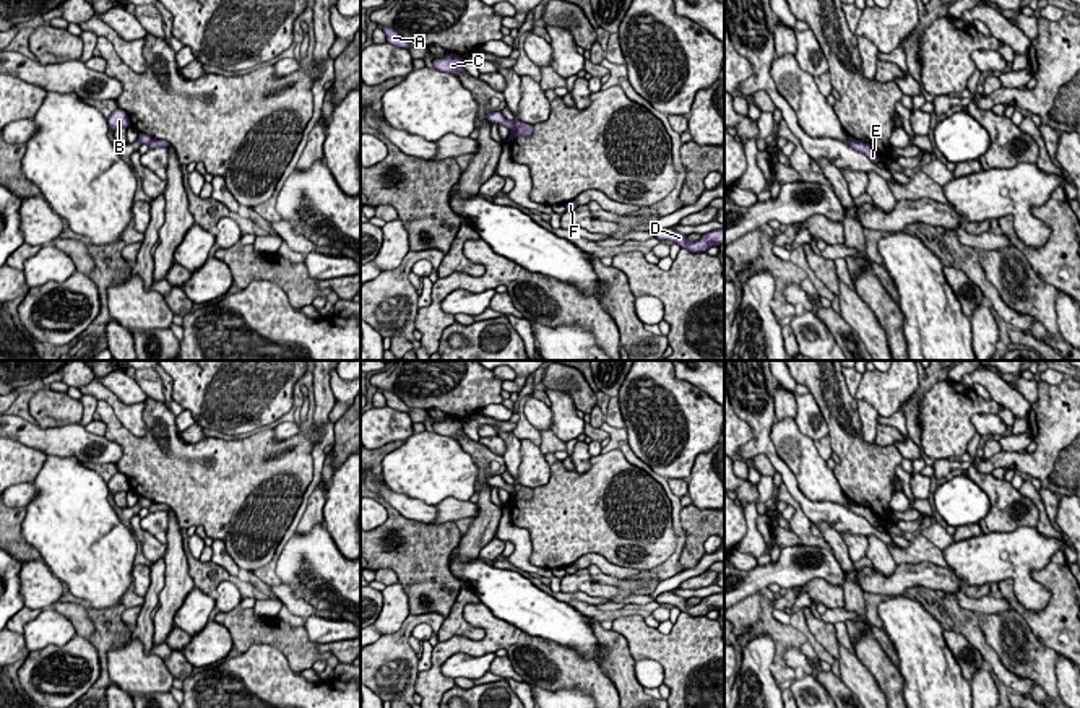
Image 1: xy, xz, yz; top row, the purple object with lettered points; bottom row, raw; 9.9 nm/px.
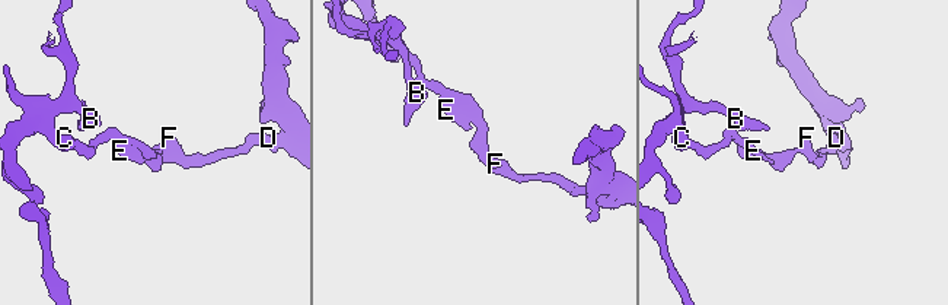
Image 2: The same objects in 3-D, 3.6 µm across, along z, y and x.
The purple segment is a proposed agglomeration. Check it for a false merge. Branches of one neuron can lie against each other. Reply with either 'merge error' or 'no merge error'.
merge error

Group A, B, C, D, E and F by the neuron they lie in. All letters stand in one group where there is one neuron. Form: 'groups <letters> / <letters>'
groups A B C / D E F

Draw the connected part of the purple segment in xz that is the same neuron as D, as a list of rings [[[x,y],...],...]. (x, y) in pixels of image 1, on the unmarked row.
[[[661,593],[659,596],[654,598],[654,601],[663,606],[663,604],[671,604],[682,612],[690,614],[692,617],[700,617],[706,615],[710,611],[718,611],[719,607],[724,606],[724,593],[715,593],[711,596],[703,598],[697,606],[689,607],[687,599],[680,598],[674,593]]]

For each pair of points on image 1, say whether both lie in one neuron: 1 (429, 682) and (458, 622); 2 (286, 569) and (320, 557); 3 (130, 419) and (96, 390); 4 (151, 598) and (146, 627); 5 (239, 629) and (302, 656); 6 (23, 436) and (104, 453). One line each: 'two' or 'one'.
1: two
2: one
3: one
4: one
5: one
6: one

